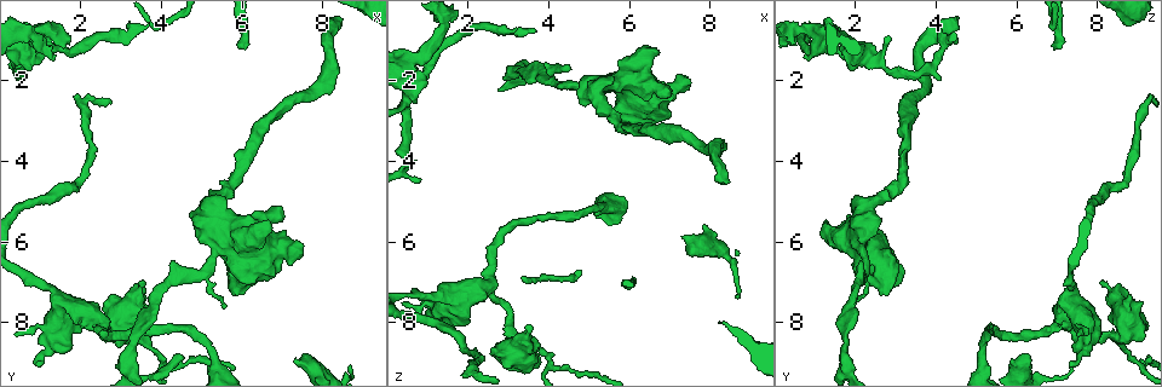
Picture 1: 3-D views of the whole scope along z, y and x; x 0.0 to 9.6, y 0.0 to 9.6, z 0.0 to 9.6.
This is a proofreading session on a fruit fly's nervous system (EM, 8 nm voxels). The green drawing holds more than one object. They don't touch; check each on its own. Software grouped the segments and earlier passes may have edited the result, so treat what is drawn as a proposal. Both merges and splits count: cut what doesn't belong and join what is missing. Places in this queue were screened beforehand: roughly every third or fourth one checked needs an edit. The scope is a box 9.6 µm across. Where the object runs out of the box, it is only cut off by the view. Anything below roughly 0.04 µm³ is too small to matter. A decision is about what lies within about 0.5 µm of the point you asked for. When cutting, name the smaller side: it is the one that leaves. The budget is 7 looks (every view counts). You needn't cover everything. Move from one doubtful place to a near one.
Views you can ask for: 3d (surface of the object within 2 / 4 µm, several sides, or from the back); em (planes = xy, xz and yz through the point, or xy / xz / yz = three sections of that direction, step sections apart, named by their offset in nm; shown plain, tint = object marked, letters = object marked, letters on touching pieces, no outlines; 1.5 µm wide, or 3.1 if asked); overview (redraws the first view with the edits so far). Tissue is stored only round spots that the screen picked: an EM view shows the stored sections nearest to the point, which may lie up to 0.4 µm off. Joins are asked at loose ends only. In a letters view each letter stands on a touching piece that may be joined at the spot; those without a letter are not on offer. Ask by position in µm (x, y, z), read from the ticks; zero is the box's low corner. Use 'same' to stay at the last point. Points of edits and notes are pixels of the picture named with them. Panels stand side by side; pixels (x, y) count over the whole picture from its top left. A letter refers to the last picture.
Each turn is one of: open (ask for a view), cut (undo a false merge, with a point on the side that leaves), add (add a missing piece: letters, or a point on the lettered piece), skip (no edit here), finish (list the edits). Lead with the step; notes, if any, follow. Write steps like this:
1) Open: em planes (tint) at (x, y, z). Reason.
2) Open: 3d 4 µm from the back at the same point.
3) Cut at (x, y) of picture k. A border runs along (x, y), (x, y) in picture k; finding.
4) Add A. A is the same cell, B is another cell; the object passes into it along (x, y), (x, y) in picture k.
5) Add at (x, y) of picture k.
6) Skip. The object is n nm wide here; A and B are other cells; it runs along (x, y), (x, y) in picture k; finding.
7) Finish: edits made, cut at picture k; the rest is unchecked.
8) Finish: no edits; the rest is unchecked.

Open: em planes (letters) at (3.50, 7.05, 8.05). Stops while still wide.

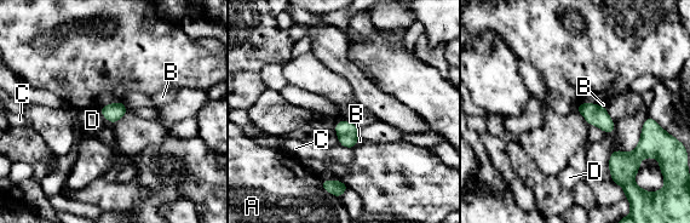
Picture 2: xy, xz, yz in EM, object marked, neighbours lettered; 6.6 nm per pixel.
Skip. The longest contact is with A, 180 nm; A, B, C and D are other cells; a border runs along (98, 109), (107, 119) in picture 2; no lettered piece goes on from it.

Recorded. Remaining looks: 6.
Open: 3d 2 µm at (5.30, 9.10, 5.15). Abrupt turn.

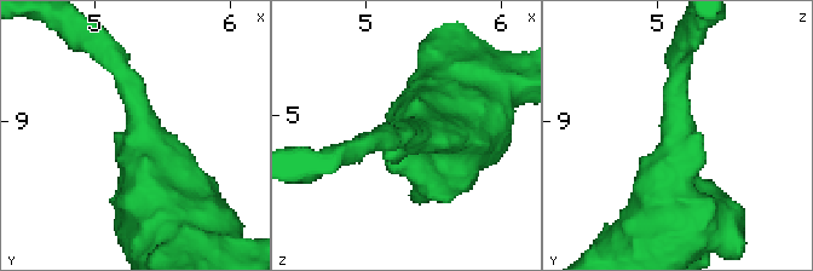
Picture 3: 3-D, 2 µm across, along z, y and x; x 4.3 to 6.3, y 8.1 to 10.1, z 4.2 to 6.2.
Open: em planes (letters) at (5.34, 9.04, 5.16). The arms are 190, 400 nm wide; shape alone is not enough.

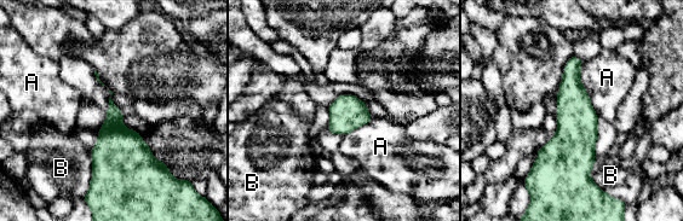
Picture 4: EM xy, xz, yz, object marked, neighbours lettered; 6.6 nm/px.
Skip. A and B are other cells; a border runs along (581, 63), (579, 81), (597, 115) in picture 4; all the same neuron.

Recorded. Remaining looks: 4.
Open: em planes (plain) at (5.30, 4.90, 2.65). Sharp bend.

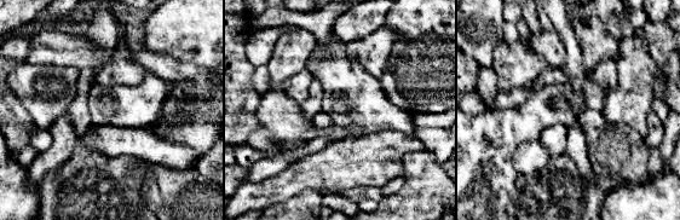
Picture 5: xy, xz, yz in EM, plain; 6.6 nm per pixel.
Open: em planes (letters) at the same point. See the neighbours.

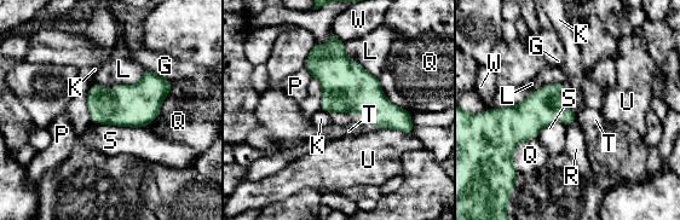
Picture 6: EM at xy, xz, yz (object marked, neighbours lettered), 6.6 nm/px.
Skip. The longest contact is with S, 380 nm; G, K, L, P, Q, R, S, T, U and W are other cells; one neuron here.

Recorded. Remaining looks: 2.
Finish: no edits; the rest is unchecked.

